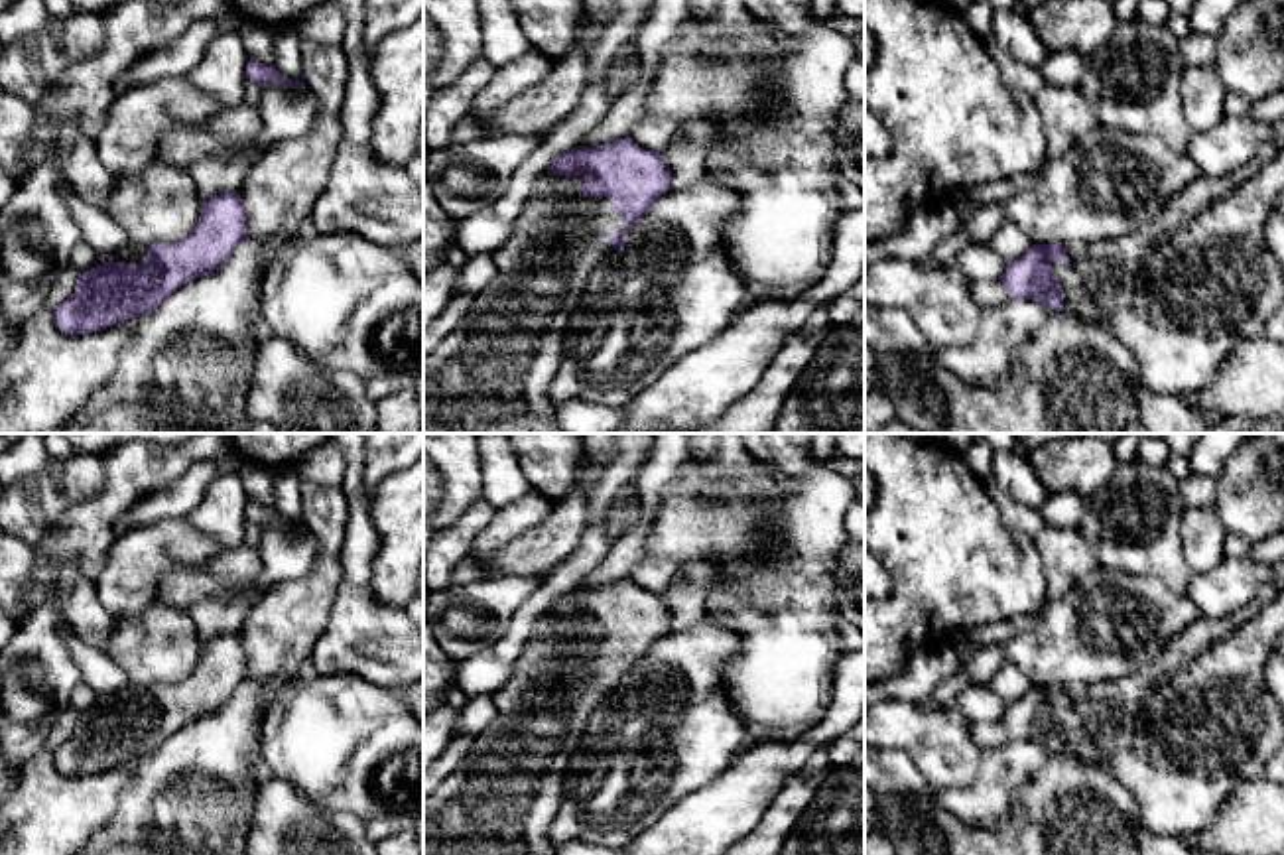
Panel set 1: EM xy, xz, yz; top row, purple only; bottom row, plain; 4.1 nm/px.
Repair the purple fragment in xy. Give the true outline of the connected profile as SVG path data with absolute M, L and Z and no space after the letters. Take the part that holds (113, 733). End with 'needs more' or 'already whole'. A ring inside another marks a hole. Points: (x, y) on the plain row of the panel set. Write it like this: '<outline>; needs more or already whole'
M238 632L219 634L203 642L199 662L185 680L154 684L146 690L128 686L114 695L98 697L96 707L81 715L75 735L51 749L53 764L65 776L89 776L132 758L144 758L177 729L215 715L246 680L248 660Z; needs more

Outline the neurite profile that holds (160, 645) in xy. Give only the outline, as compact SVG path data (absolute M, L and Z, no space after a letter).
M152 601L136 617L114 617L104 654L128 674L130 686L177 684L197 666L203 642L187 609Z

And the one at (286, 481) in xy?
M278 469L274 475L276 510L291 520L303 522L301 477L297 469Z

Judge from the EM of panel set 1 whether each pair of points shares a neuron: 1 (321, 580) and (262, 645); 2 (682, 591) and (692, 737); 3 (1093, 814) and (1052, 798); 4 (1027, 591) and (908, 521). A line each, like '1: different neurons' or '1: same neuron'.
1: same neuron
2: different neurons
3: same neuron
4: same neuron

